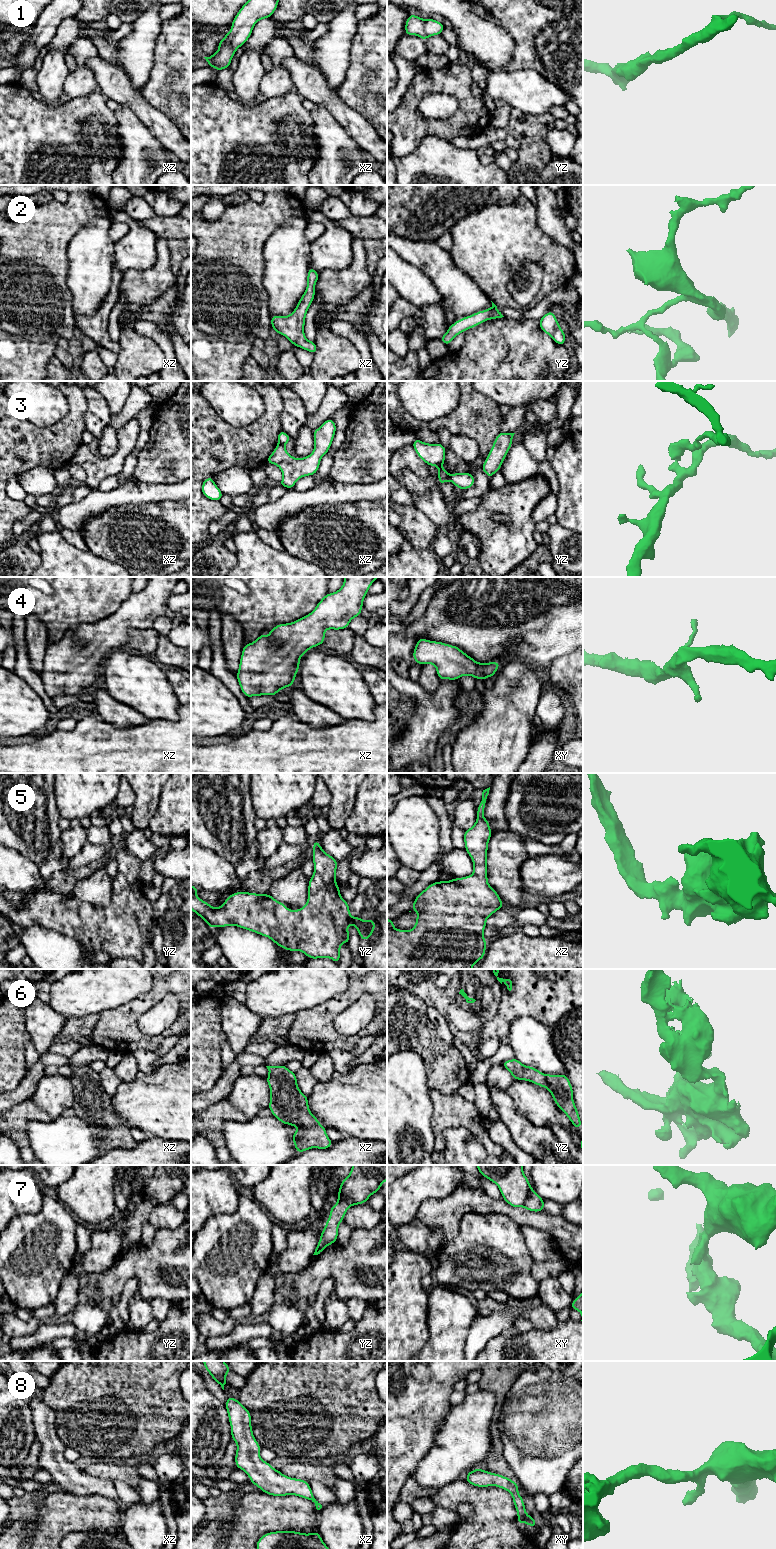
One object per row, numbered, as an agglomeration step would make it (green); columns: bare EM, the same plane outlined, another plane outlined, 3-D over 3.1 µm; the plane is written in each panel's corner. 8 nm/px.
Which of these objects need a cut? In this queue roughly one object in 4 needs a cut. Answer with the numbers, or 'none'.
3, 7

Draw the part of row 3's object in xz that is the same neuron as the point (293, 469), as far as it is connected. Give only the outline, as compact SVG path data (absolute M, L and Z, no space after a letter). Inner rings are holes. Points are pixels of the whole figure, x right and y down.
M332 418L327 419L313 431L313 452L300 459L289 455L285 447L278 444L266 461L266 463L278 466L282 471L283 478L278 484L292 489L300 478L315 475L319 469L321 458L328 453L332 445L336 431L334 420Z

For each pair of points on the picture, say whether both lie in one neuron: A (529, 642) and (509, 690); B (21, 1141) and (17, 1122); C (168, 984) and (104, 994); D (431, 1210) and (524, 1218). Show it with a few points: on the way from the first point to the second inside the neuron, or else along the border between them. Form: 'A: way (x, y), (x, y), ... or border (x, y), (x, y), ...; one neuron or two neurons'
A: border (501, 664), (519, 661), (531, 665), (536, 670); two neurons
B: way (19, 1136), (17, 1127); one neuron
C: border (153, 980), (153, 985), (148, 991), (131, 1000); two neurons
D: way (454, 1207), (459, 1203), (484, 1203), (501, 1206); one neuron

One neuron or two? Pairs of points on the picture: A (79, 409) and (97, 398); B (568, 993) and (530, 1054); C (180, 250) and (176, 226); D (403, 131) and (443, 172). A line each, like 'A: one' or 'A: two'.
A: two
B: two
C: two
D: two

